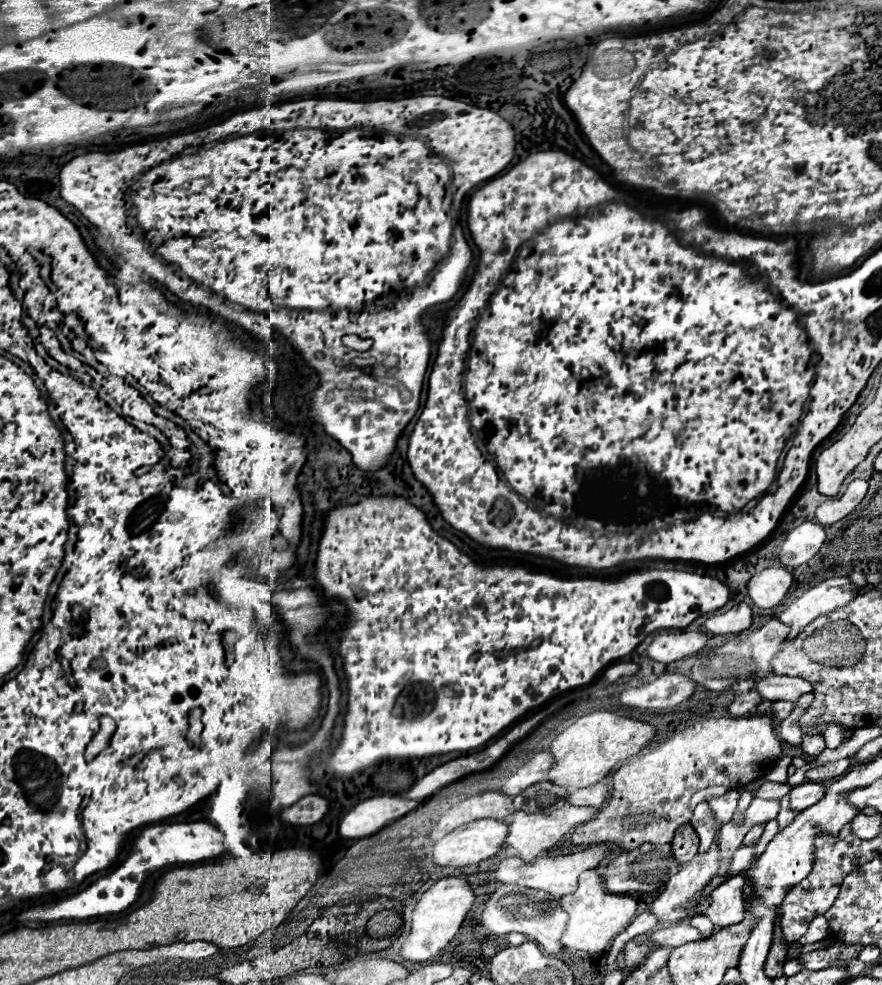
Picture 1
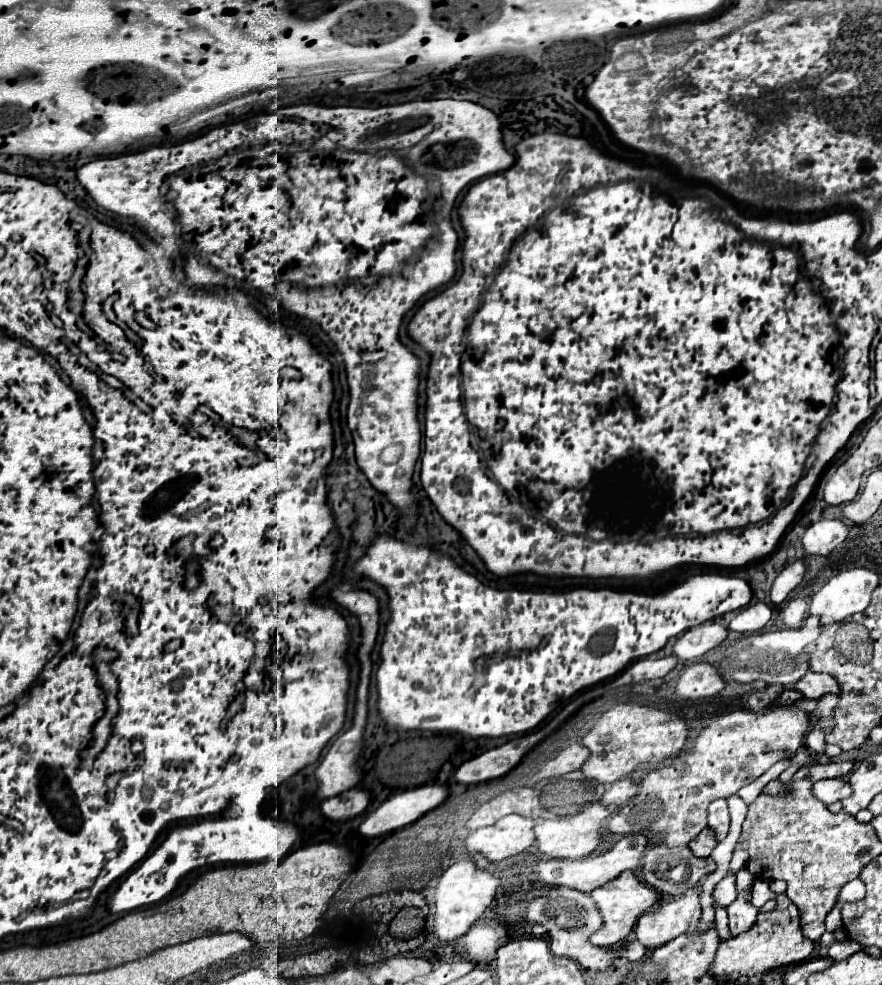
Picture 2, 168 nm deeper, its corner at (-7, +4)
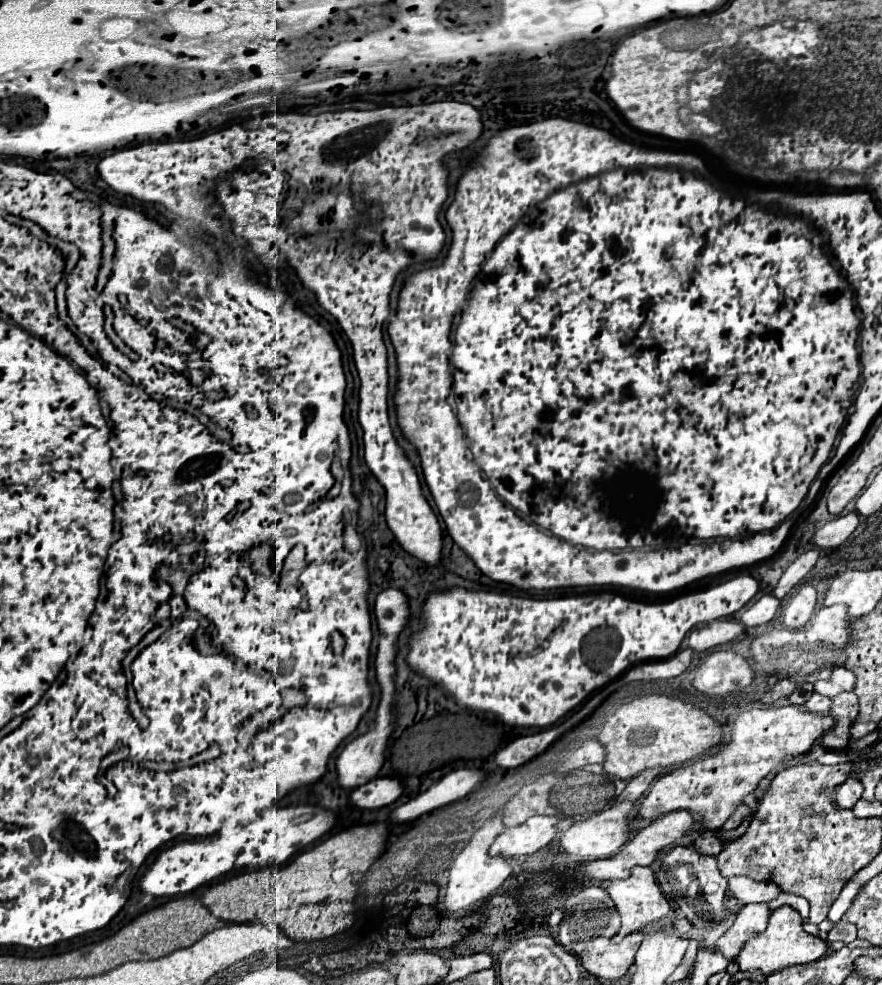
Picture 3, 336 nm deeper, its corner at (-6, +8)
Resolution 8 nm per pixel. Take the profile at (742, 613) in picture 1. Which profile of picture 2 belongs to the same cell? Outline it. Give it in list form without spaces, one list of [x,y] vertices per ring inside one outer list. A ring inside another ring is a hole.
[[[757,601],[749,607],[743,607],[729,623],[729,629],[731,631],[737,631],[737,633],[753,633],[753,631],[759,631],[765,627],[765,623],[771,619],[771,609]]]

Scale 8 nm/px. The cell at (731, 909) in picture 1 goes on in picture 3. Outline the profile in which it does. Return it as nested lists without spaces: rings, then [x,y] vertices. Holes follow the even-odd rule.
[[[746,905],[738,915],[734,925],[712,945],[712,951],[722,953],[728,961],[732,961],[746,945],[746,941],[758,933],[762,933],[768,927],[770,917],[768,905]]]

